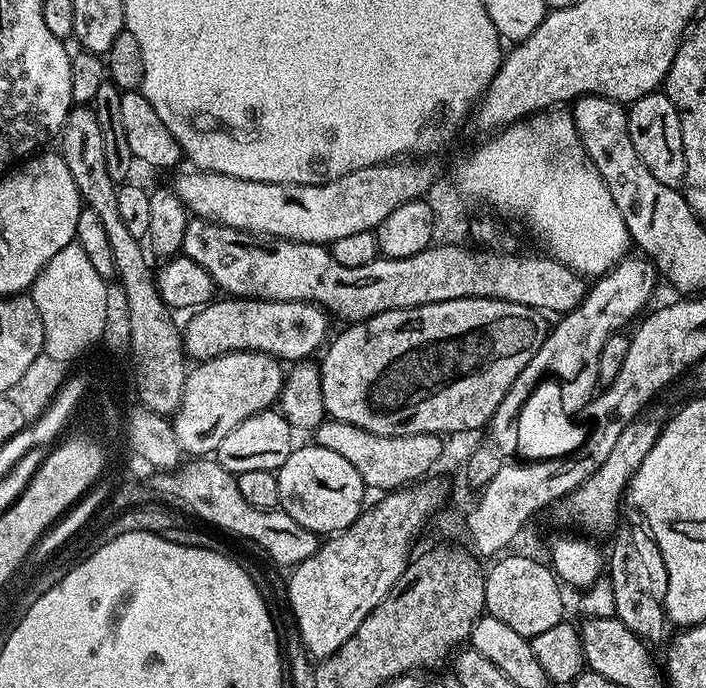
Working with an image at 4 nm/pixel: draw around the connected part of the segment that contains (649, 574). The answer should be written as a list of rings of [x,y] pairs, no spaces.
[[[617,523],[612,540],[612,557],[608,560],[606,576],[611,580],[616,606],[615,619],[622,621],[637,638],[645,642],[660,640],[664,636],[666,613],[664,599],[668,575],[666,562],[662,562],[660,548],[651,531],[643,523]]]

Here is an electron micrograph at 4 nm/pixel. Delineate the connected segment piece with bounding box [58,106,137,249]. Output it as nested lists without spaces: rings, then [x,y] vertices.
[[[73,106],[58,137],[59,155],[64,157],[66,166],[70,166],[70,174],[74,178],[74,186],[78,186],[83,207],[94,210],[102,227],[106,229],[110,248],[122,243],[131,247],[137,243],[134,234],[126,230],[122,218],[118,215],[117,181],[110,178],[110,170],[106,170],[106,142],[102,142],[102,126],[98,126],[98,118],[91,107]]]

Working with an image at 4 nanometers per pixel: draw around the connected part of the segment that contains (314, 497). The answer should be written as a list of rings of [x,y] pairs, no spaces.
[[[309,442],[305,448],[293,447],[290,458],[276,472],[280,508],[300,523],[307,531],[317,534],[335,534],[350,527],[365,507],[363,478],[334,450],[326,450],[321,444]]]

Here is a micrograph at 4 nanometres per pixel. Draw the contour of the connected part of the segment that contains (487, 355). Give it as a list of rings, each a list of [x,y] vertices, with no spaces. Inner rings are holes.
[[[462,298],[461,300],[447,300],[446,302],[434,302],[424,304],[421,308],[403,308],[402,310],[390,310],[380,313],[360,323],[349,323],[336,337],[331,337],[327,345],[328,353],[324,356],[324,364],[319,365],[320,381],[322,382],[322,396],[324,409],[333,420],[350,422],[372,434],[383,436],[409,436],[410,434],[422,434],[423,432],[472,432],[480,428],[488,419],[491,421],[497,415],[497,408],[503,400],[503,396],[511,388],[511,384],[522,373],[522,368],[539,352],[544,340],[550,333],[549,317],[539,308],[522,306],[505,300],[491,300],[490,298]]]

